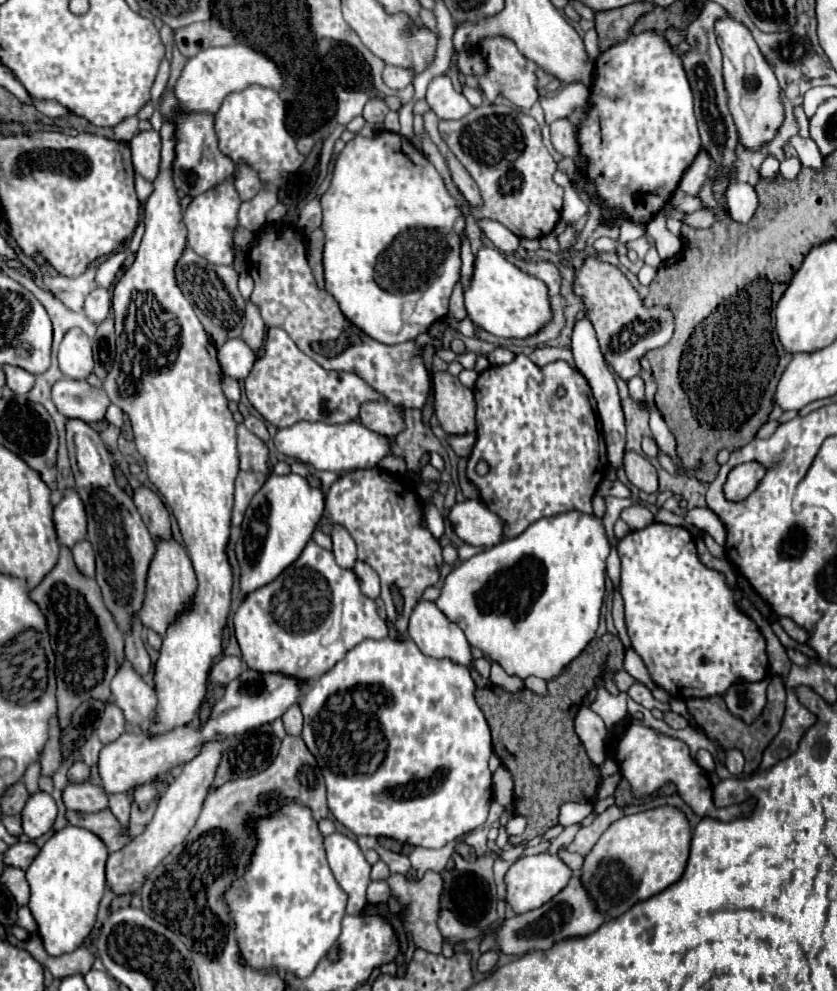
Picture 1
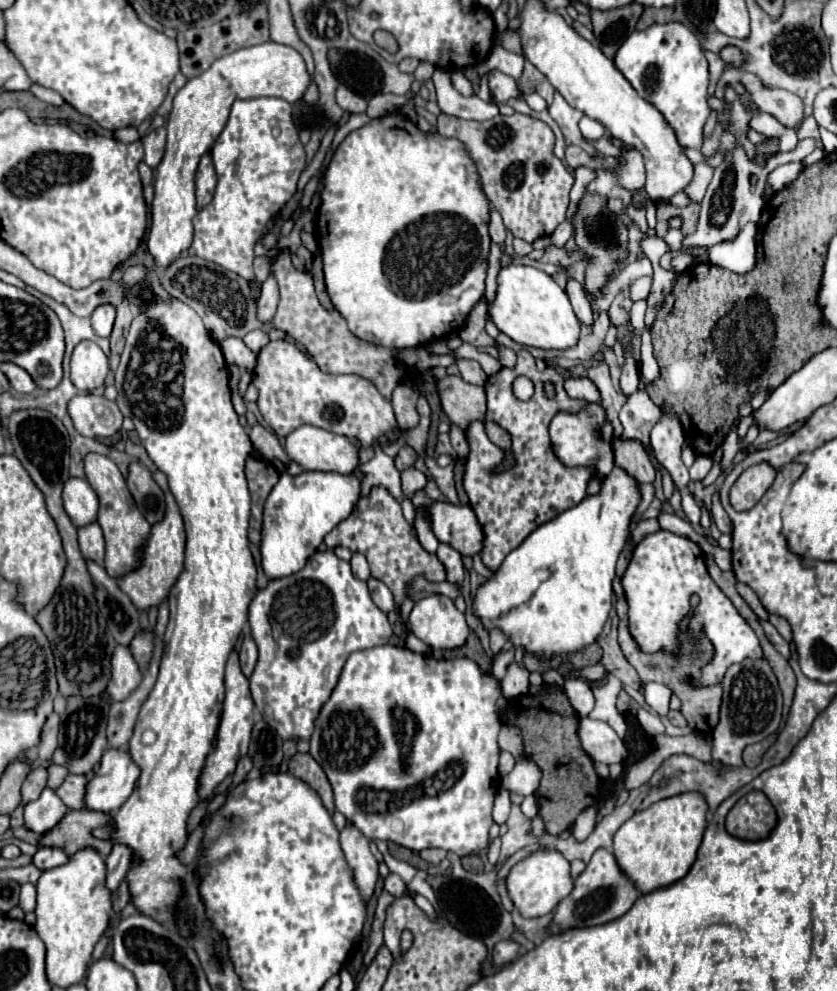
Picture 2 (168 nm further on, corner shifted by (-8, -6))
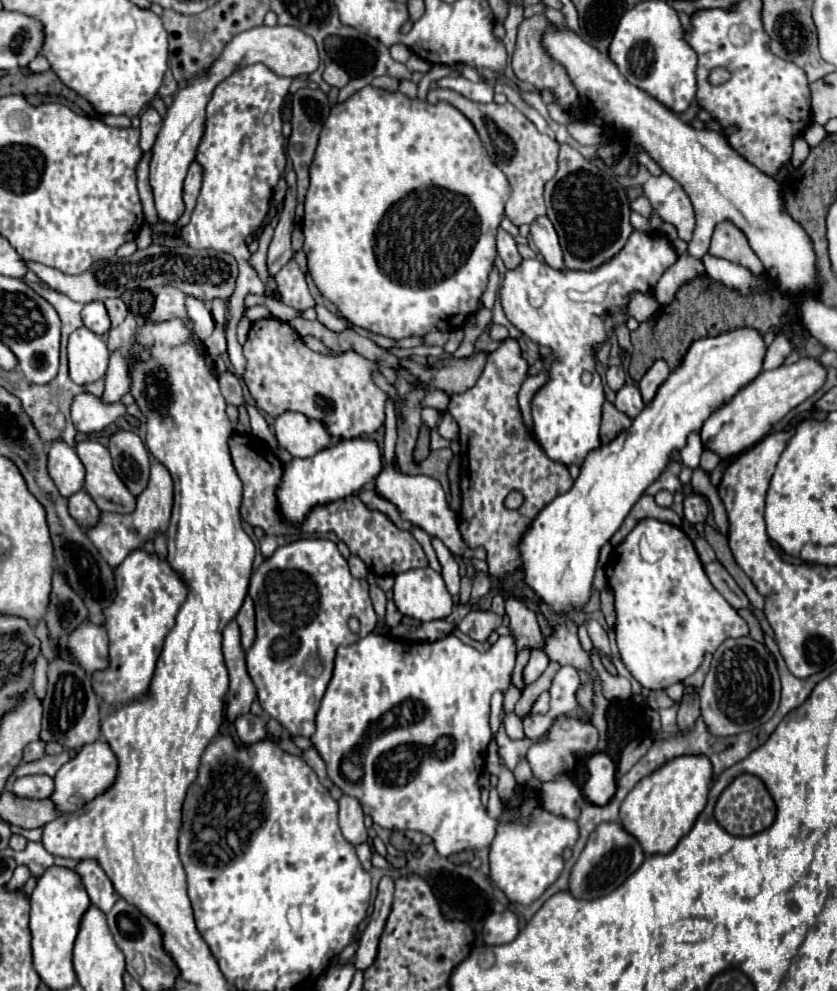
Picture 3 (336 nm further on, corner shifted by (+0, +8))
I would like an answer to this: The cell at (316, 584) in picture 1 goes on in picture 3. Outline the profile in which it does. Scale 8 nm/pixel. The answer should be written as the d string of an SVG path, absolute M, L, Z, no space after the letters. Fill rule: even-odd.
M300 538L280 546L270 558L262 562L262 566L250 578L248 594L256 604L256 642L246 652L246 664L250 678L258 688L258 700L266 714L278 720L292 736L310 738L316 730L314 716L332 678L336 648L358 642L370 634L378 622L368 596L368 582L350 574L348 562L342 558L338 546L332 540ZM350 618L360 620L360 632L352 632L348 628Z

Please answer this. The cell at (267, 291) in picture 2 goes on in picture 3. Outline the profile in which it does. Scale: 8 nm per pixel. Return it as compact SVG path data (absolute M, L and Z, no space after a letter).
M290 170L286 174L288 192L284 200L284 210L280 214L280 222L274 230L274 238L268 248L268 270L272 276L276 276L284 264L292 260L292 248L290 248L290 234L294 230L294 208L296 208L296 172Z

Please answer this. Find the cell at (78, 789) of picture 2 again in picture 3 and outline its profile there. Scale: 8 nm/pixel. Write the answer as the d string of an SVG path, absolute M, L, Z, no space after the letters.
M64 750L64 752L58 754L58 756L48 756L48 754L46 754L46 756L38 758L38 760L22 762L22 764L12 772L12 776L8 778L8 786L12 786L16 778L26 776L26 774L48 774L48 776L54 776L56 770L60 770L60 766L62 766L64 762L68 762L68 758L70 758L70 754Z

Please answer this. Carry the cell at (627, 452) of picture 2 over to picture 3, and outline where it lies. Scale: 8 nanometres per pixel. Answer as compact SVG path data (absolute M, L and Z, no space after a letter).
M604 402L604 416L602 416L602 428L600 428L600 442L608 444L612 438L616 438L616 434L620 434L620 430L630 426L630 418L620 412L612 402Z

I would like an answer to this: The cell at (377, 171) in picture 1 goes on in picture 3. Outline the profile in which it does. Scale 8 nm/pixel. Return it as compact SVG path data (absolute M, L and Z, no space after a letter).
M364 86L362 90L358 90L356 94L352 94L348 100L344 100L344 102L340 102L340 104L334 106L332 112L330 112L330 116L328 116L328 120L324 122L324 126L322 126L322 130L320 130L318 148L316 148L314 160L312 160L312 164L310 164L310 188L308 188L308 194L306 194L306 200L304 200L304 204L306 204L306 220L304 220L304 228L302 228L302 232L304 232L304 246L302 246L302 250L304 250L306 260L308 260L308 272L310 272L312 280L314 280L314 284L318 286L318 290L324 294L324 298L328 298L328 300L342 312L342 316L344 316L350 324L354 324L354 326L358 326L358 328L366 328L366 330L370 330L370 332L376 332L376 334L382 334L382 336L394 338L394 340L400 340L400 338L406 338L406 336L424 336L424 334L428 334L428 332L432 332L432 330L446 330L446 332L458 330L458 328L462 328L462 324L476 312L476 306L478 306L478 302L480 302L480 298L482 298L482 292L486 290L488 274L490 274L490 270L492 270L492 266L494 266L494 260L496 260L496 256L498 256L498 252L496 252L496 232L498 232L498 226L500 226L500 222L502 222L504 204L506 204L506 200L510 198L510 192L512 192L512 190L510 190L510 182L508 182L506 174L490 160L490 156L488 156L488 152L486 152L486 148L484 148L484 142L480 140L474 124L472 124L458 108L454 108L454 106L448 104L448 102L430 104L430 102L426 102L426 100L408 98L408 96L402 94L402 92L388 92L388 90L382 90L382 88Z

